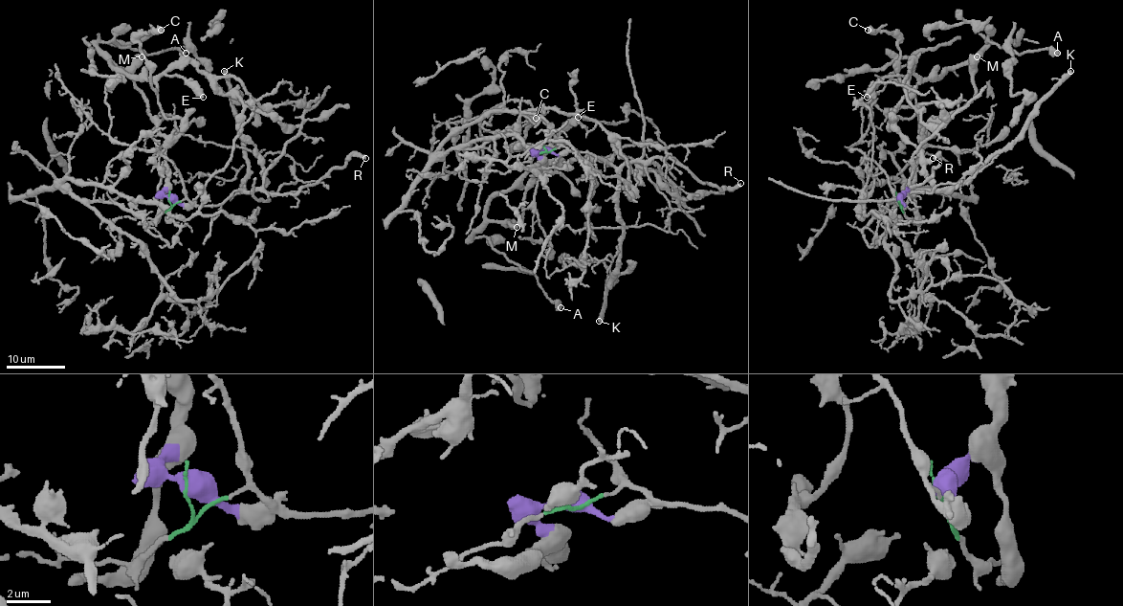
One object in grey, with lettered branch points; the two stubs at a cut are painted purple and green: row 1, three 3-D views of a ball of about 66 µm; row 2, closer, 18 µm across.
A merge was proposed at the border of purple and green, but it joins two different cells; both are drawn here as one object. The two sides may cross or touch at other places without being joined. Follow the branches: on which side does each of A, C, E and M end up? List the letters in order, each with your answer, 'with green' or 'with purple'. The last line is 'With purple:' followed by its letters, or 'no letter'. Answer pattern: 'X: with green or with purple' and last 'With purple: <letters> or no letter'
A: with purple
C: with purple
E: with purple
M: with purple
With purple: A, C, E, M

